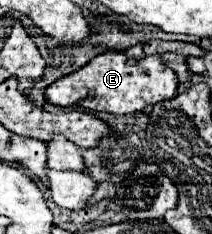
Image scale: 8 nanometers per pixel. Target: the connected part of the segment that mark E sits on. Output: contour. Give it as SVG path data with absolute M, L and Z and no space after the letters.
M103 52L87 62L83 68L55 80L45 92L45 100L55 106L79 106L87 110L103 110L111 114L131 114L141 112L145 106L153 106L161 100L171 100L177 96L179 80L171 68L167 68L161 58L145 56L141 60L127 58L123 52Z

